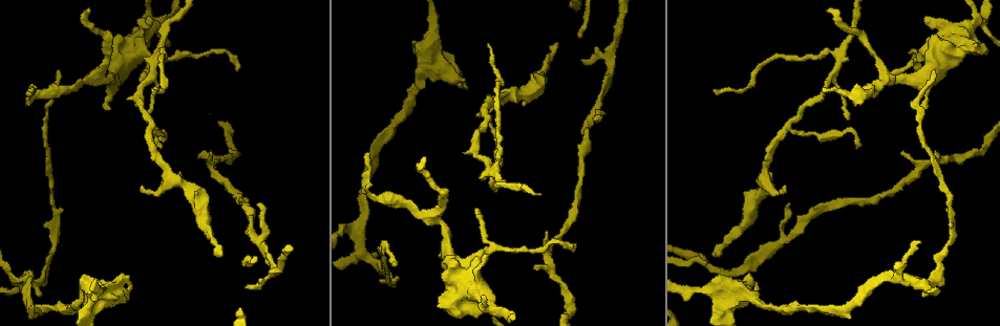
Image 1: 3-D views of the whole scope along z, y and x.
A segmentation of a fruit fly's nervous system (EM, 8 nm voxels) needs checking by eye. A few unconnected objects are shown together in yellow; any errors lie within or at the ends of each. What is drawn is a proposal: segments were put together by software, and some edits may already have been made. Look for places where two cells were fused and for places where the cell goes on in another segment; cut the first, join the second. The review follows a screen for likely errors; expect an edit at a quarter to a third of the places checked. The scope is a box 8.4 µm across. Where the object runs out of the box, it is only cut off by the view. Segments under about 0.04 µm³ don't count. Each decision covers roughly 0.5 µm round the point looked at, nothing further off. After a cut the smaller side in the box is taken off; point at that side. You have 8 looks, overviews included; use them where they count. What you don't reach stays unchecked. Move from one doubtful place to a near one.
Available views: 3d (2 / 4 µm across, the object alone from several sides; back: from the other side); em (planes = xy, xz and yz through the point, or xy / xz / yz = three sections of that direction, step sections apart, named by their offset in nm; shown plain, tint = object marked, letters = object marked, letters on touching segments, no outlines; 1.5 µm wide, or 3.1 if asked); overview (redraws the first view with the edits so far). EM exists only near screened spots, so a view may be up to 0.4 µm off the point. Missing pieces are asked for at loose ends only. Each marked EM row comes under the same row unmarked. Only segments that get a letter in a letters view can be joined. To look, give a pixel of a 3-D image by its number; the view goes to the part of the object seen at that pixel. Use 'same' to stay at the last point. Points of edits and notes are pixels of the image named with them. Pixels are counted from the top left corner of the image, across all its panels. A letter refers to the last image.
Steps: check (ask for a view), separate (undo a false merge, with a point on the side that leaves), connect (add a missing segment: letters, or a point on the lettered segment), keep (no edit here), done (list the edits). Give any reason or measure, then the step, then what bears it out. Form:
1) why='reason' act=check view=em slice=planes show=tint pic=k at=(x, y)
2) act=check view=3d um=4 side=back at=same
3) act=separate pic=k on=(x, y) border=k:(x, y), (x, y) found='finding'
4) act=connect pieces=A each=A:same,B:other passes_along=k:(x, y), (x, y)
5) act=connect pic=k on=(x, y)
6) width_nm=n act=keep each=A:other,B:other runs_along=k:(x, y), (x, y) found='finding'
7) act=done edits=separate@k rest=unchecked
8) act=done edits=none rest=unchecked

why='thin end' act=check view=3d um=4 pic=1 at=(916, 68)

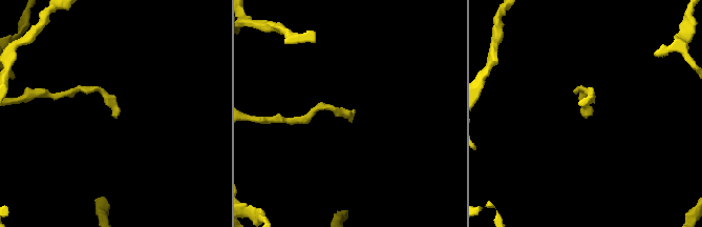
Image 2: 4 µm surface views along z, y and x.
act=check view=em slice=xz step=4 show=tint pic=2 at=(113, 116)

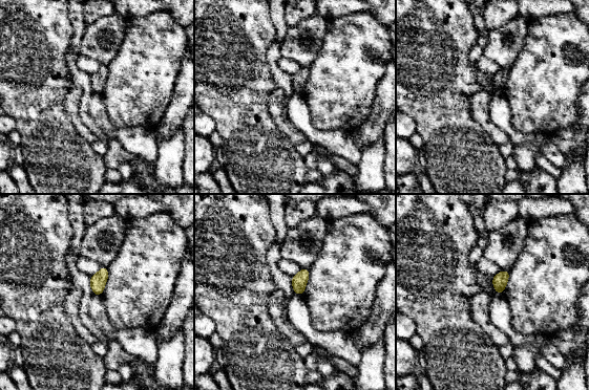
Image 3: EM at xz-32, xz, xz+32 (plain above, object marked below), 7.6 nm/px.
act=check view=em slice=planes show=letters at=same

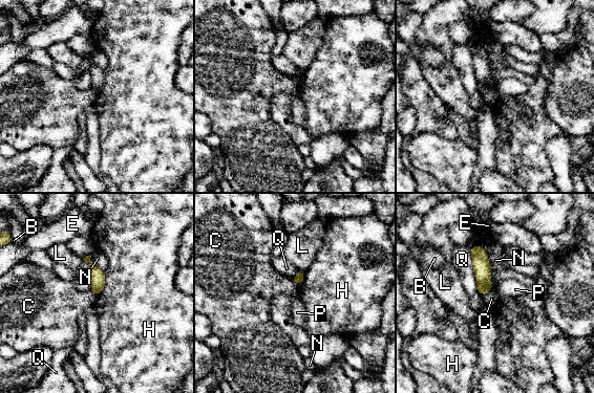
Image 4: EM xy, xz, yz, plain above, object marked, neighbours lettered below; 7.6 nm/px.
act=keep each=B:other,C:other,E:other,H:other,L:other,N:other,P:other,Q:other border=4:(491, 289), (482, 296) found='none of them fits'

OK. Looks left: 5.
why='an open end' act=check view=em slice=planes show=letters pic=1 at=(926, 17)

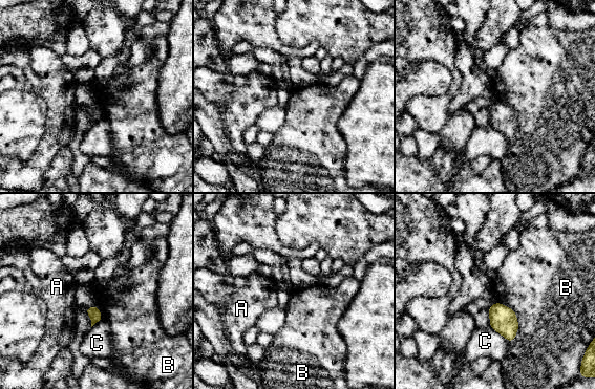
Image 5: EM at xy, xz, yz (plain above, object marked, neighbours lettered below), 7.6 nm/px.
act=keep each=A:other,B:other,C:other border=5:(495, 302), (515, 314), (511, 342) found='no lettered segment goes on from it'

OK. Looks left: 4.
act=check view=em slice=planes show=letters pic=1 at=(933, 69)

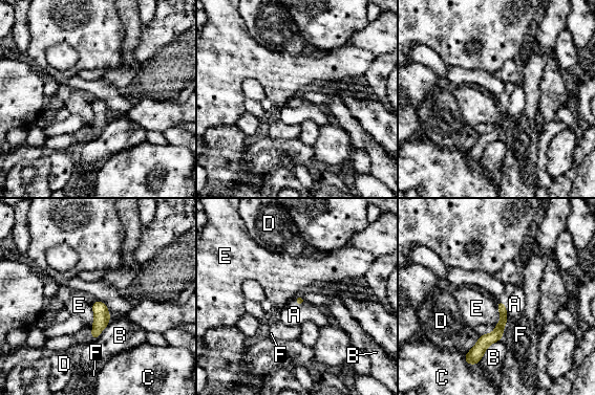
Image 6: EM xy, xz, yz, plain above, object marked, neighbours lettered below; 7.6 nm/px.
act=keep each=A:other,B:other,C:other,D:other,E:other,F:other border=6:(497, 301), (501, 320), (494, 325) found='no lettered segment goes on from it'

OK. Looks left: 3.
why='sudden change in width' act=check view=em slice=xy step=4 show=letters pic=1 at=(688, 291)

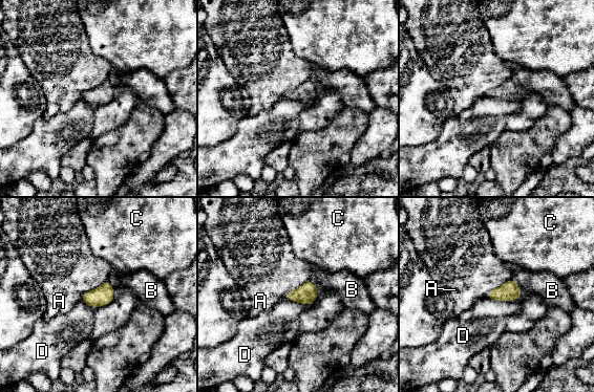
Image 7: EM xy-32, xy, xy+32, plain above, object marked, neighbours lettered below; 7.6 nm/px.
act=keep each=A:other,B:other,C:other,D:other border=7:(93, 289), (87, 290), (80, 300) found='all the same cell'

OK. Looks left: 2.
act=done edits=none rest=unchecked

